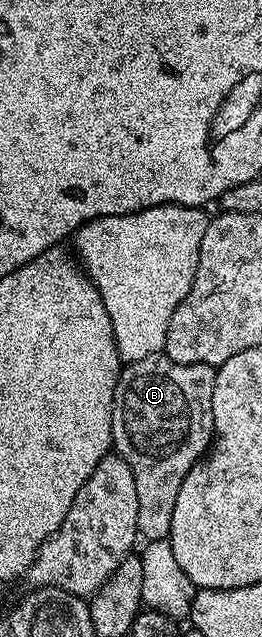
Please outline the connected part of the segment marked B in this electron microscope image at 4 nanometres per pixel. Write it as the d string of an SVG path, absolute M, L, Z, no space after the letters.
M154 353L145 359L124 364L119 370L119 382L113 395L111 412L111 444L114 452L129 463L137 486L137 527L144 542L165 541L171 536L173 506L177 491L185 483L185 475L208 452L213 441L213 383L216 366L173 363L163 353Z

